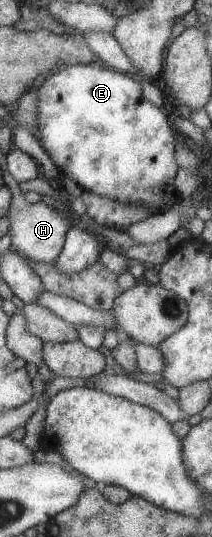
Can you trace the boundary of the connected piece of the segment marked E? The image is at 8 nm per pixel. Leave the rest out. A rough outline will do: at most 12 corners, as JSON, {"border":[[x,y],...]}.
{"border":[[100,63],[46,75],[42,146],[121,203],[182,197],[174,134],[140,79]]}

